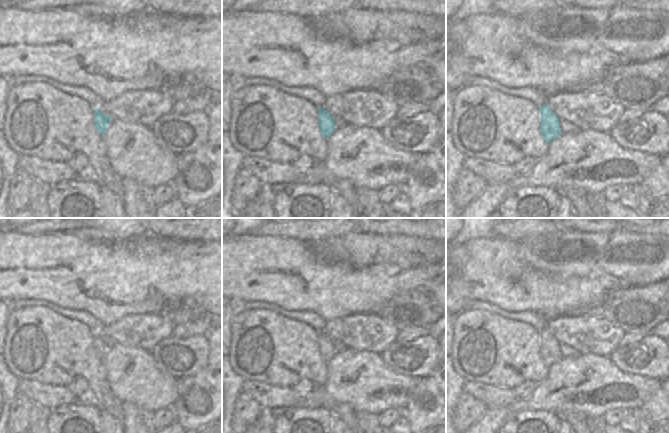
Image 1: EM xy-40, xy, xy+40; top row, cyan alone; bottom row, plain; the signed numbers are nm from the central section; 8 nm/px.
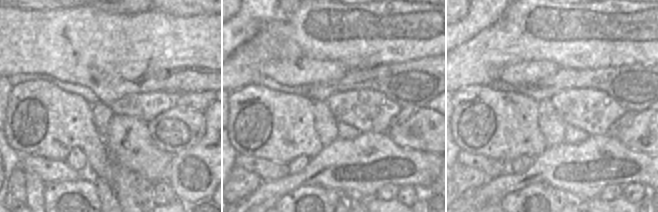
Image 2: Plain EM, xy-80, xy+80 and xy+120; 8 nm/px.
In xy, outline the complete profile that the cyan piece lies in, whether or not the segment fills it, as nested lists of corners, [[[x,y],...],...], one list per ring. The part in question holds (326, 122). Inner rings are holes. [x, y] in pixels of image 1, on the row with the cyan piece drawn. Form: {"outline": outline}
{"outline": [[[319,108],[319,129],[324,138],[331,136],[337,129],[335,118],[325,108]]]}

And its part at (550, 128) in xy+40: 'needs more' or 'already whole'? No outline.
already whole

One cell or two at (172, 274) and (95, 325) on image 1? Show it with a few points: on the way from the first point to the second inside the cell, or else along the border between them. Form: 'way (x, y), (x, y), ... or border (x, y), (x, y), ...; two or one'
border (79, 309), (89, 312), (101, 325); two

